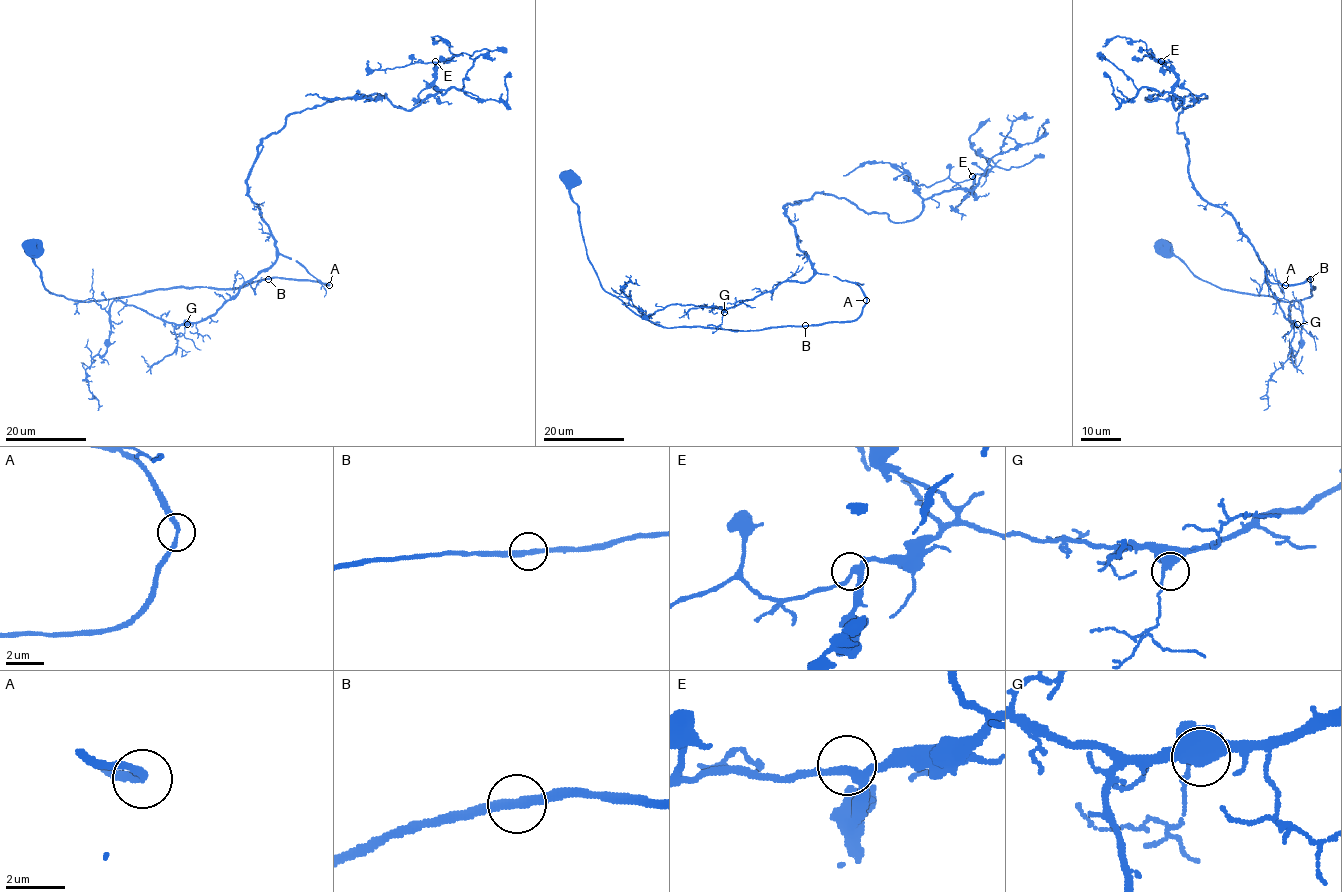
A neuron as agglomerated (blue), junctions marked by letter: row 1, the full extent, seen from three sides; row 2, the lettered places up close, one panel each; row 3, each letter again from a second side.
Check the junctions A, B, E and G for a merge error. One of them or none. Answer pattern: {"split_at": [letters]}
{"split_at": []}

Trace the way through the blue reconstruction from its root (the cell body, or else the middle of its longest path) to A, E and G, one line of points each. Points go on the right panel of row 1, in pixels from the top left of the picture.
A: (1161, 247), (1194, 275), (1222, 289), (1298, 301), (1310, 297), (1315, 287), (1311, 287), (1309, 278), (1285, 285)
E: (1161, 247), (1302, 310), (1285, 317), (1190, 181), (1177, 118), (1206, 97), (1175, 110), (1161, 61)
G: (1161, 247), (1194, 275), (1222, 289), (1285, 298), (1301, 311), (1298, 300), (1289, 306), (1290, 320), (1297, 324)

